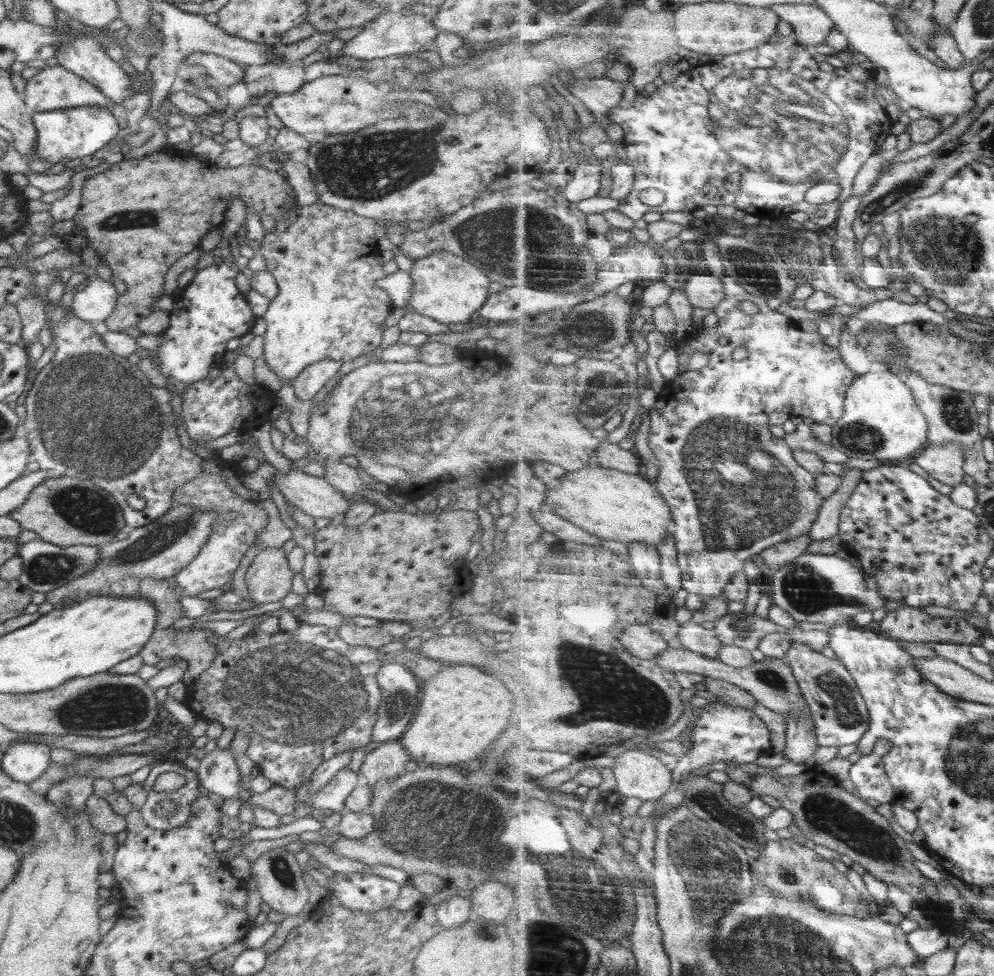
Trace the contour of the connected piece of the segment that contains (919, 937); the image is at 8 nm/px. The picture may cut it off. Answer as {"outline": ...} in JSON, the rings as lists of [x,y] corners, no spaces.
{"outline":[[[936,924],[928,929],[919,927],[909,934],[912,950],[925,960],[950,947],[950,935],[943,926]]]}

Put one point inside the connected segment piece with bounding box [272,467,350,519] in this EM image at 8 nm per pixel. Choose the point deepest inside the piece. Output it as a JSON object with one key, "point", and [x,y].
{"point":[314,495]}

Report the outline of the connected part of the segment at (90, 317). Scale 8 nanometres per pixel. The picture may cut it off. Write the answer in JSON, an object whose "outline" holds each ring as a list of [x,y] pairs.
{"outline":[[[96,277],[92,278],[84,290],[76,291],[71,306],[71,312],[76,318],[93,324],[106,322],[120,299],[113,284]]]}

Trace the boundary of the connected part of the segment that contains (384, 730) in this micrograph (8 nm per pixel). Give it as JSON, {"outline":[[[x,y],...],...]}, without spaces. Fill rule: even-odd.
{"outline":[[[394,661],[384,662],[376,673],[377,683],[382,690],[383,702],[377,714],[378,721],[373,727],[371,742],[386,743],[401,738],[409,723],[418,711],[421,692],[421,681],[416,677],[413,669],[407,669],[403,664]]]}

